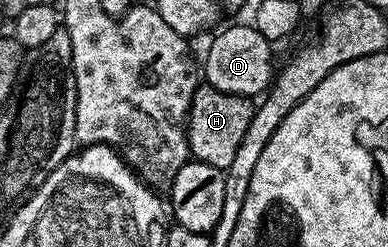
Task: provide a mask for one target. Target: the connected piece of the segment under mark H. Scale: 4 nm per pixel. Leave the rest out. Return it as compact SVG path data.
M206 85L196 86L185 124L190 158L213 165L218 171L226 171L229 165L233 165L233 156L241 146L245 129L249 129L249 121L253 121L255 108L256 104L246 95L230 95Z

